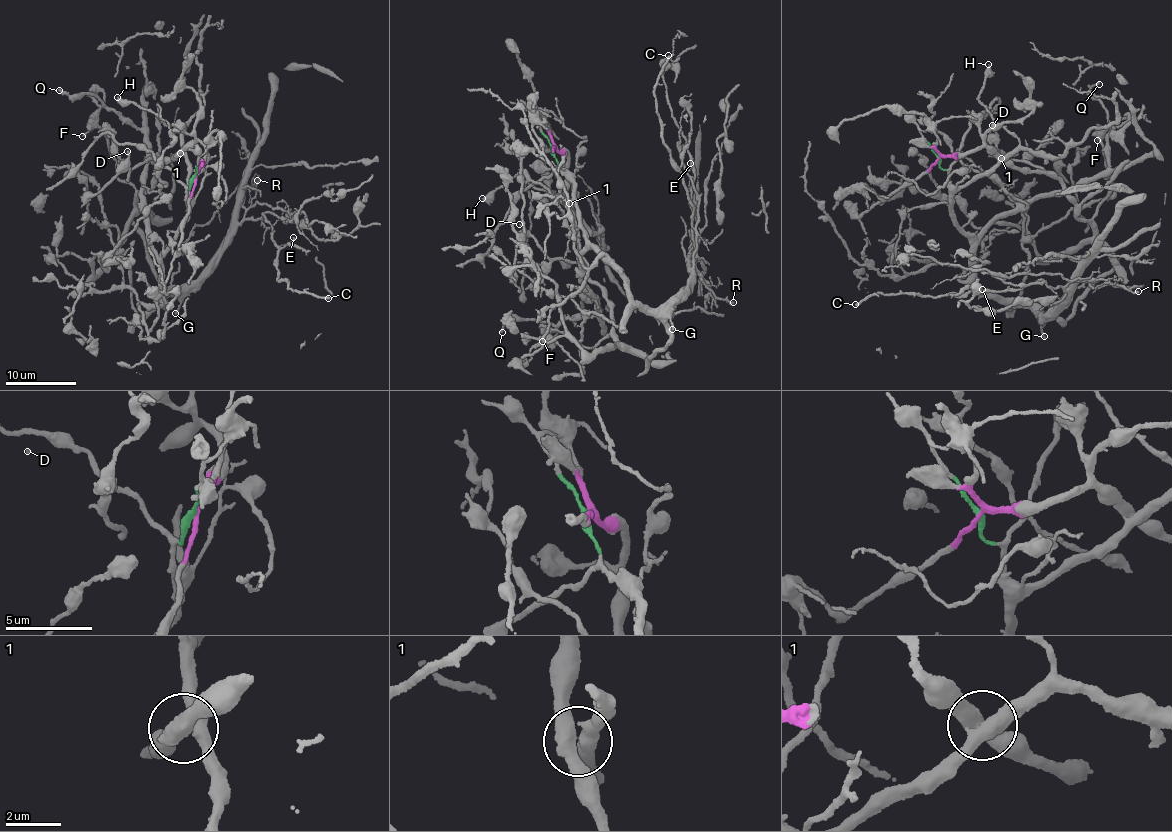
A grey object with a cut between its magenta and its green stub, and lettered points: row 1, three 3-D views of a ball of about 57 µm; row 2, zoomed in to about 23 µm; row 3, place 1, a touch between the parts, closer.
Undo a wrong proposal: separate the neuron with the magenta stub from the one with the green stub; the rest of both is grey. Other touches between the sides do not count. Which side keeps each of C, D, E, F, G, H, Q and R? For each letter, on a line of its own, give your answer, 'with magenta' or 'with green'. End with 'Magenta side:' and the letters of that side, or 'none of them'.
C: with green
D: with magenta
E: with green
F: with magenta
G: with green
H: with green
Q: with green
R: with green
Magenta side: D, F

